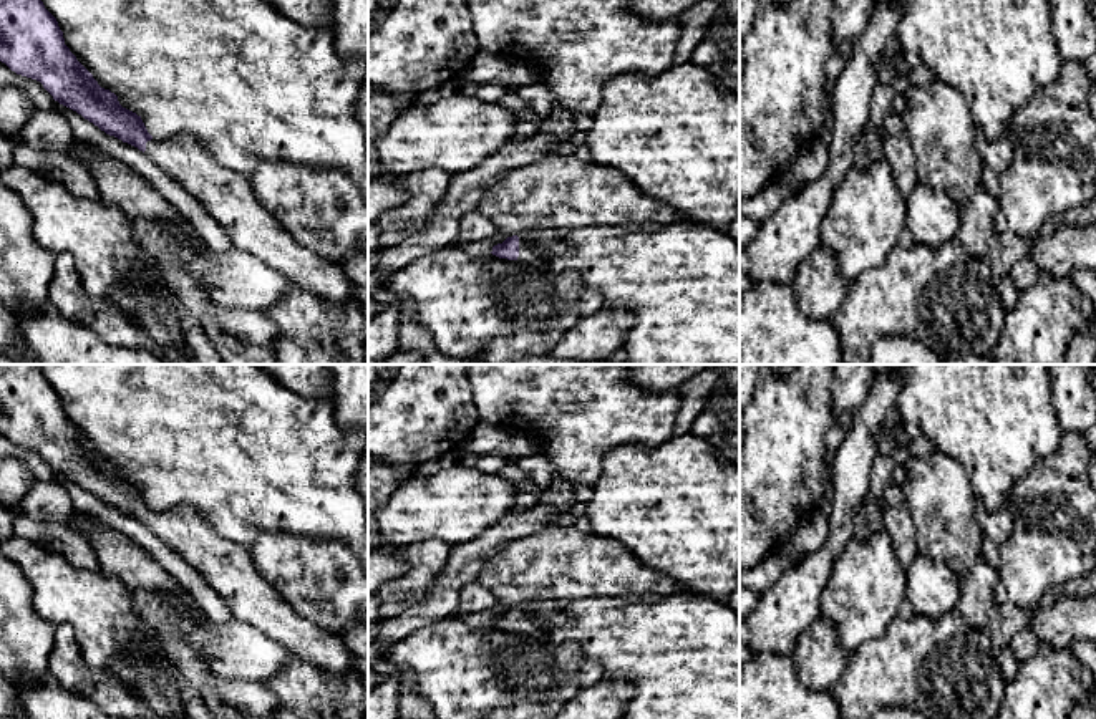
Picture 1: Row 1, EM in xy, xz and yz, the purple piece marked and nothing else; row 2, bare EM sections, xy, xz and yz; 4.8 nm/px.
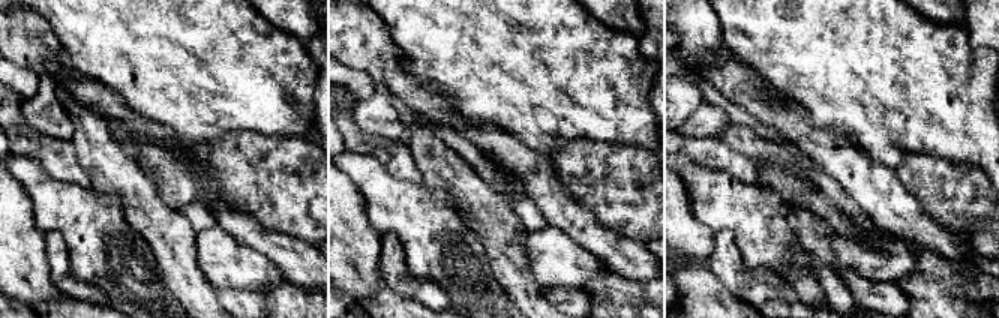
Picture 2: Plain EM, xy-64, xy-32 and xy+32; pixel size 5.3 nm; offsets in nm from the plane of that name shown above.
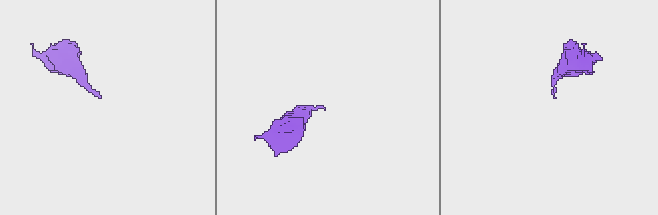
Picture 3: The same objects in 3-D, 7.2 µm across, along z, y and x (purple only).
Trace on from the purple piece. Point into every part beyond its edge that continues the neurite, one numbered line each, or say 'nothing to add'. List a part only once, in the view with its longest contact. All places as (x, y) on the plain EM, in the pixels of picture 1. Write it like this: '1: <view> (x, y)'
1: xz (534, 617)

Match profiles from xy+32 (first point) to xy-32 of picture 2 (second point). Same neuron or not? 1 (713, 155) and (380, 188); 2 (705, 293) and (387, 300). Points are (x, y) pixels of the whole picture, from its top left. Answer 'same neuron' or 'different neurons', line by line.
1: different neurons
2: same neuron

